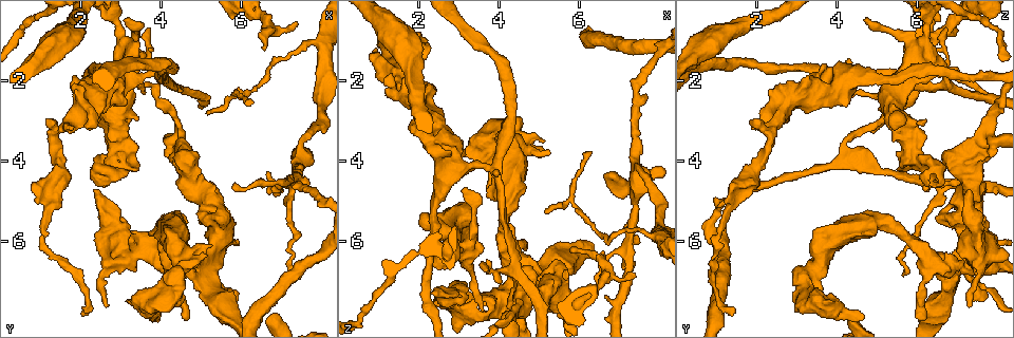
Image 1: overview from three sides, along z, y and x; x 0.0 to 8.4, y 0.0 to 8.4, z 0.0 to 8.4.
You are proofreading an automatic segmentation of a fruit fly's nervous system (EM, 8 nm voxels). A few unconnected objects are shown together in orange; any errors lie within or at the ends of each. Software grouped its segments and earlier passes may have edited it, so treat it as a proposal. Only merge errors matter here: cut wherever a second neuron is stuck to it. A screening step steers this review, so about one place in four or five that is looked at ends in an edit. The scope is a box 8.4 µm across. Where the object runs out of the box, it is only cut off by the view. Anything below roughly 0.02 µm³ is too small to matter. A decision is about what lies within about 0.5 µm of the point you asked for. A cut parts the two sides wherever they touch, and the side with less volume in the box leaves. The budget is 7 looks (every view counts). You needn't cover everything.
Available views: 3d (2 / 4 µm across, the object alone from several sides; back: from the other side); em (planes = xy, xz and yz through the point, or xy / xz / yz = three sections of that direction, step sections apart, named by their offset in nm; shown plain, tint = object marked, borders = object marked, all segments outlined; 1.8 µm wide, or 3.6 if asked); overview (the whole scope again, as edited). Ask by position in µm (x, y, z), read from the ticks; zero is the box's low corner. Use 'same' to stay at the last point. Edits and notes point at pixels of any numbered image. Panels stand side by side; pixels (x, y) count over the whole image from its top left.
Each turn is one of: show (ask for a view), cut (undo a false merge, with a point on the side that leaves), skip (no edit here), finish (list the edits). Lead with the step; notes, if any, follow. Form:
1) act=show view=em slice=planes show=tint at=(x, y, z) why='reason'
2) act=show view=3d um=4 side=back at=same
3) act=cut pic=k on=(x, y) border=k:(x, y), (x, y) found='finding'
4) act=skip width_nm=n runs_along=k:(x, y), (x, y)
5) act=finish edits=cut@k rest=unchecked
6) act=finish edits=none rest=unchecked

act=show view=3d um=4 side=back at=(2.60, 5.50, 7.40)

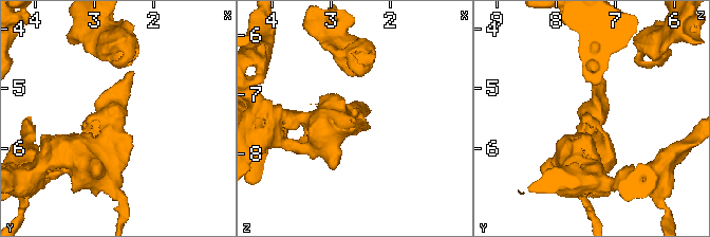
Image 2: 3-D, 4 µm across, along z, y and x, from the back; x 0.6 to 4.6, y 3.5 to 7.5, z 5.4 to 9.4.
act=show view=em slice=yz step=4 show=tint at=(2.60, 5.50, 7.45)

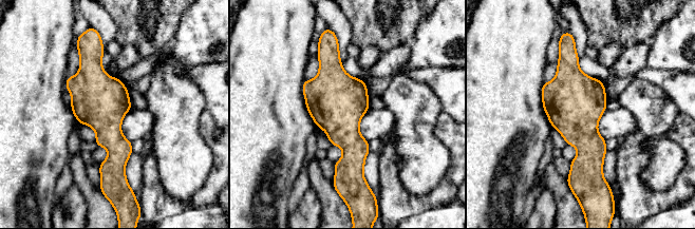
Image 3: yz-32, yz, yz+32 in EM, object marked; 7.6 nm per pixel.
act=show view=em slice=planes show=borders at=same

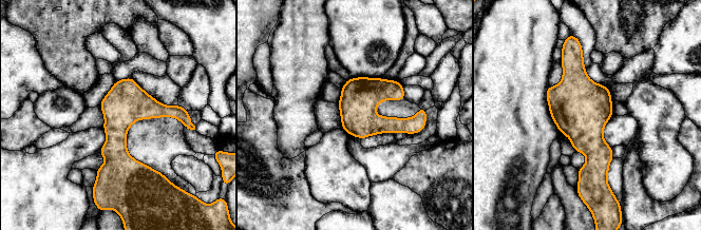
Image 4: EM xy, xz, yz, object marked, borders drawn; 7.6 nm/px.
act=skip runs_along=4:(182, 112), (136, 111), (99, 177) found='all the same neuron'

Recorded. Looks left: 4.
act=show view=em slice=xy step=8 show=tint at=(4.55, 3.70, 7.75)

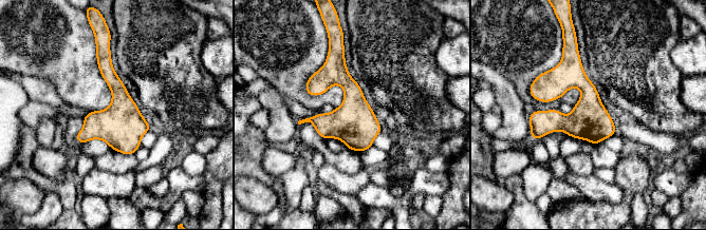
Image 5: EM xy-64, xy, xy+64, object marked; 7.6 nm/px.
act=show view=em slice=yz step=8 show=borders at=same why='cut it another way'

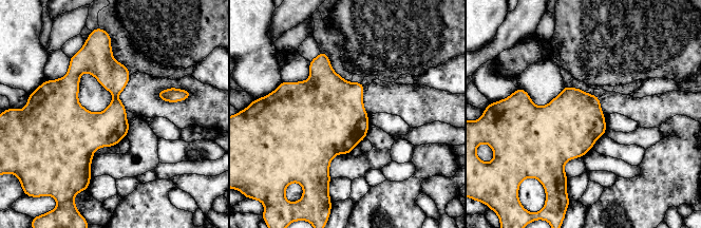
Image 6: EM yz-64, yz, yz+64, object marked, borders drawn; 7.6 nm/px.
act=skip width_nm=280 found='all the same neuron'

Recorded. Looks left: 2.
act=show view=em slice=yz step=8 show=tint at=(5.10, 6.75, 7.00) why='sudden change in width'

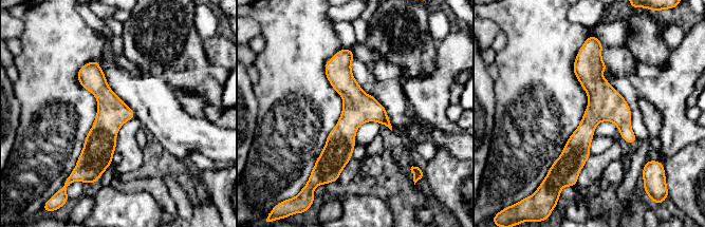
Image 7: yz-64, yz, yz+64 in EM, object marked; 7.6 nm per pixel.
act=show view=em slice=planes show=tint at=same why='another direction'

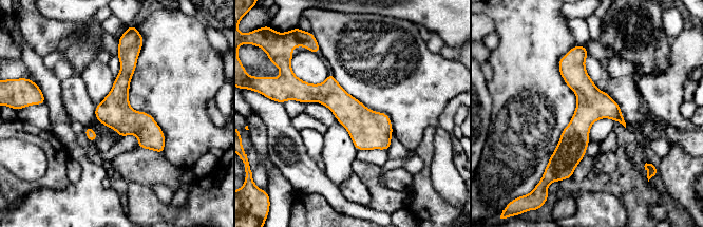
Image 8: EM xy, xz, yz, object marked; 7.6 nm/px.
act=skip runs_along=8:(577, 49), (584, 117), (570, 171) found='one neuron here'

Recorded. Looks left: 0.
act=finish edits=none rest=unchecked

